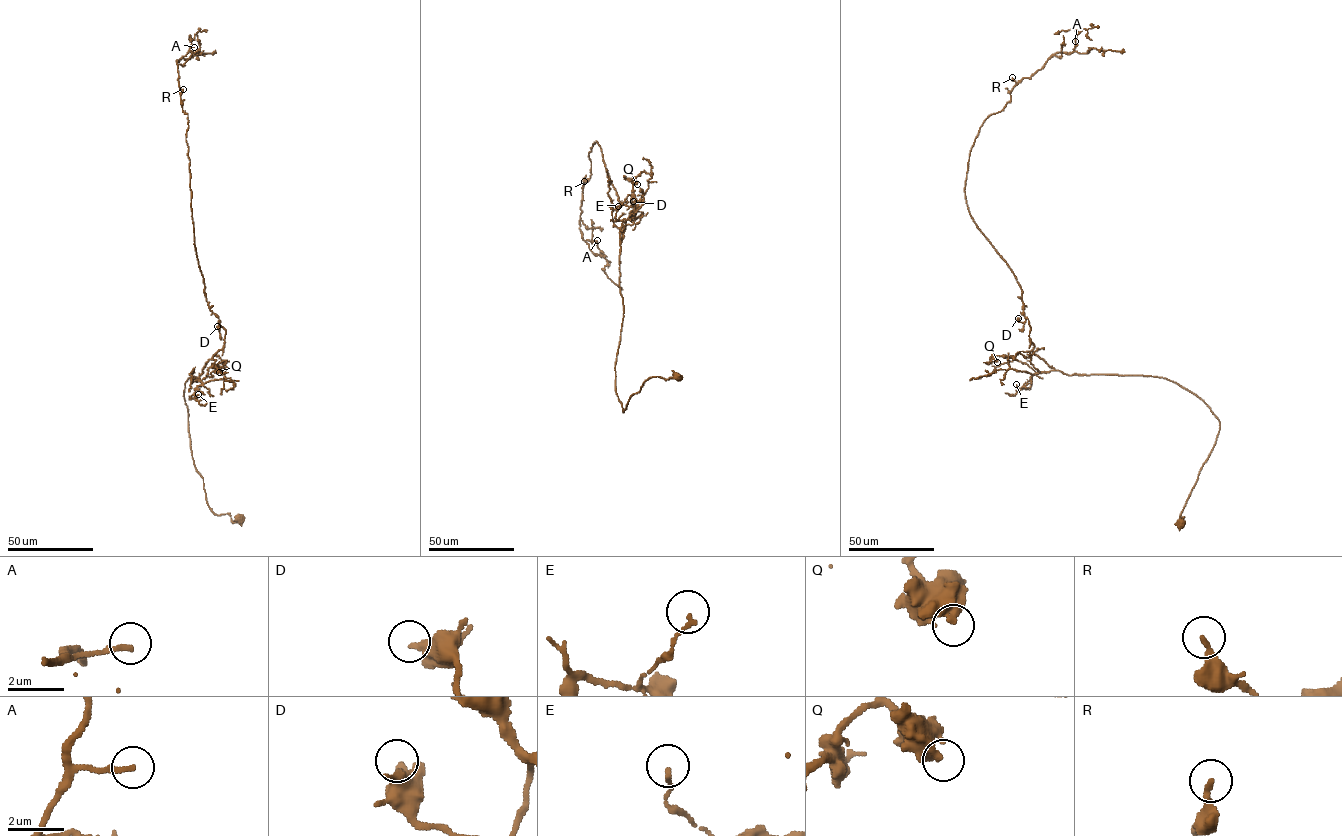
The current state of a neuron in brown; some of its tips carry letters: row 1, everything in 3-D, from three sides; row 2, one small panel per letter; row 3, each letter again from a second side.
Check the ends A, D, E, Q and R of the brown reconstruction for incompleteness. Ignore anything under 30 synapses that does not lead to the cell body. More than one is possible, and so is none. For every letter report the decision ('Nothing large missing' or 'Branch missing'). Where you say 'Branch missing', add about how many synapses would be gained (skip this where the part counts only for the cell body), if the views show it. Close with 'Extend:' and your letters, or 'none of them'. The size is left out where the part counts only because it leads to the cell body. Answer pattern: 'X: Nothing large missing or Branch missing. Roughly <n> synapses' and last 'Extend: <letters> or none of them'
A: Nothing large missing
D: Nothing large missing
E: Nothing large missing
Q: Nothing large missing
R: Nothing large missing
Extend: none of them

